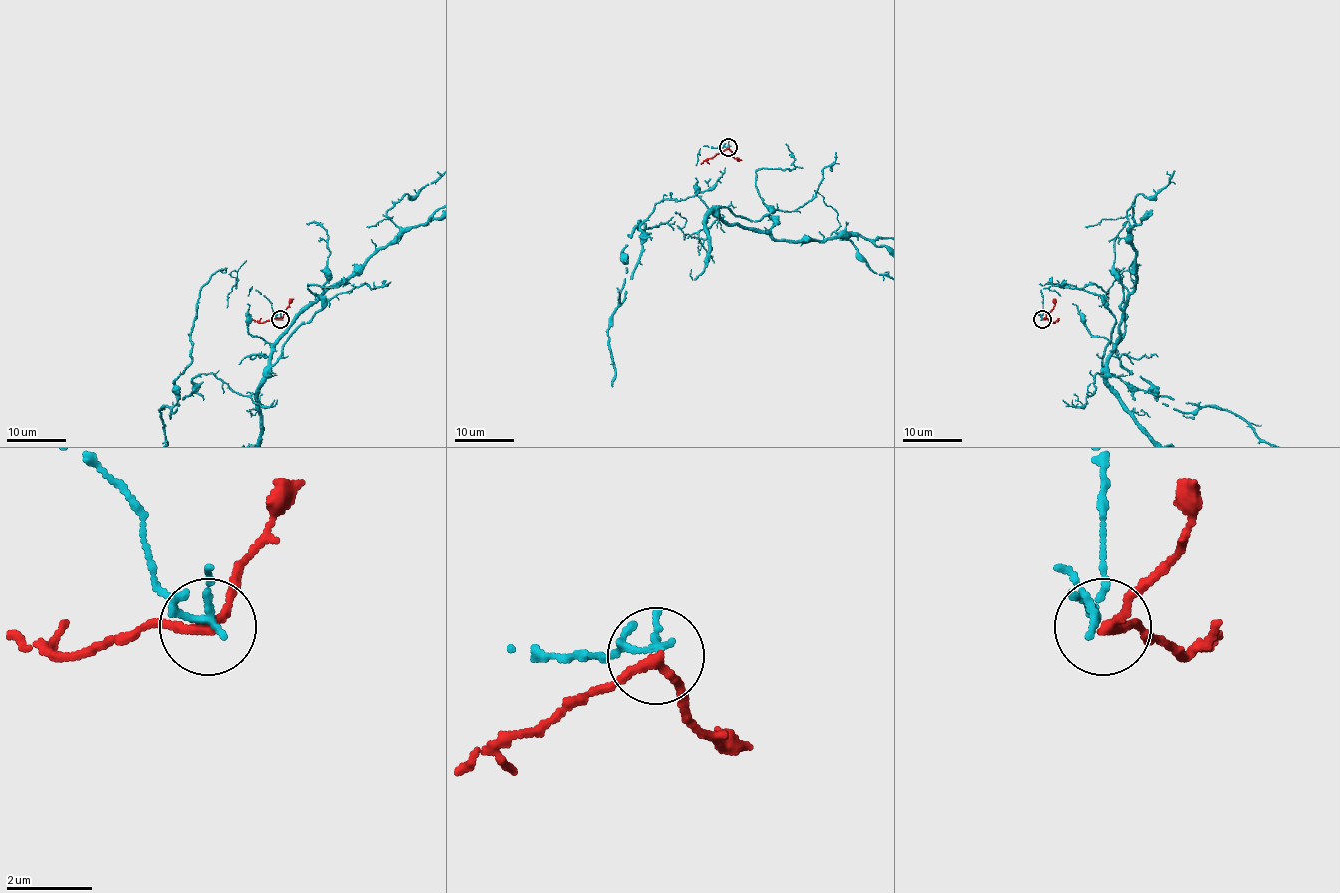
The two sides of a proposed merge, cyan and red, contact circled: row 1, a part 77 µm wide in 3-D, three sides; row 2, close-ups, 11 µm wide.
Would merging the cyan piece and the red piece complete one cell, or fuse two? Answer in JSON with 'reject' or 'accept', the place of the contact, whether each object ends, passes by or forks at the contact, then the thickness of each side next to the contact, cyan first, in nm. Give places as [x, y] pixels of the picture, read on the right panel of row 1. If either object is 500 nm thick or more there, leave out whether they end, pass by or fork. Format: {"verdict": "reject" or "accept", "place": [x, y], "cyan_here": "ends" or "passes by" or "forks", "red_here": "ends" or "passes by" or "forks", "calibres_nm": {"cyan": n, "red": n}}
{"verdict": "reject", "place": [1042, 319], "cyan_here": "forks", "red_here": "passes by", "calibres_nm": {"cyan": 130, "red": 220}}

